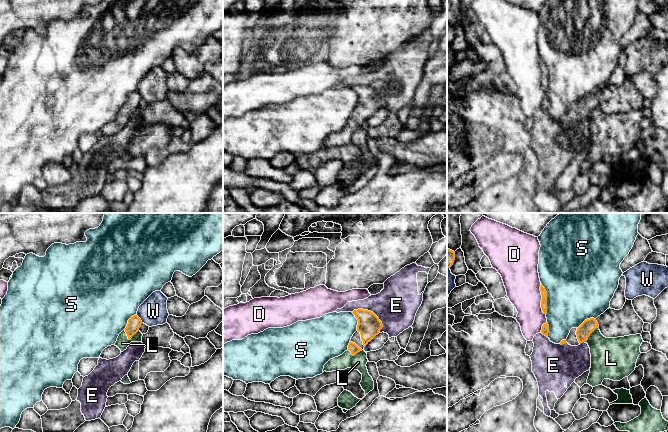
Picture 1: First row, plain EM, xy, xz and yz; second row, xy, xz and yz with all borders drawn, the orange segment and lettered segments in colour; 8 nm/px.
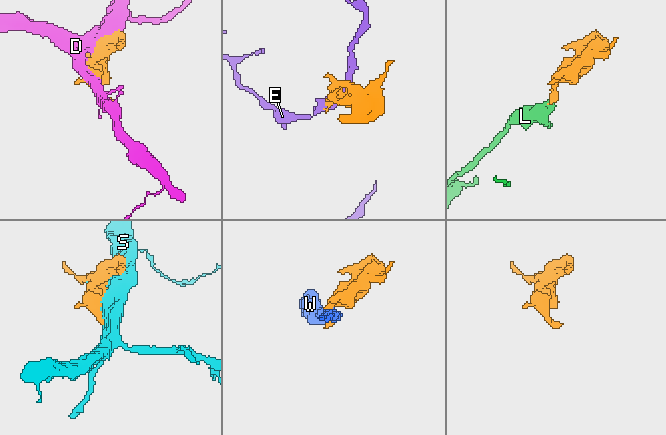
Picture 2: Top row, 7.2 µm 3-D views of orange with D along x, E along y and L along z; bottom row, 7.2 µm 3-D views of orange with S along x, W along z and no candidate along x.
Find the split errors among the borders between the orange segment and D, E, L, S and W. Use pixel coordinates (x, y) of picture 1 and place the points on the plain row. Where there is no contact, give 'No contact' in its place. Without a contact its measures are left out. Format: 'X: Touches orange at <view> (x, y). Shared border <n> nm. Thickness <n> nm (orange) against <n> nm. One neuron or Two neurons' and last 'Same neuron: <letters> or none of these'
D: Touches orange at yz (542, 75). Shared border 260 nm. Thickness 50 nm (orange) against 280 nm. Two neurons
E: Touches orange at xz (370, 87). Shared border 280 nm. Thickness 190 nm (orange) against 340 nm. Two neurons
L: Touches orange at xy (129, 115). Shared border 120 nm. Thickness 110 nm (orange) against 100 nm. One neuron
S: Touches orange at yz (546, 75). Shared border 260 nm. Thickness 50 nm (orange) against 480 nm. Two neurons
W: Touches orange at xy (139, 94). Shared border 90 nm. Thickness 110 nm (orange) against 220 nm. Two neurons
Same neuron: L

